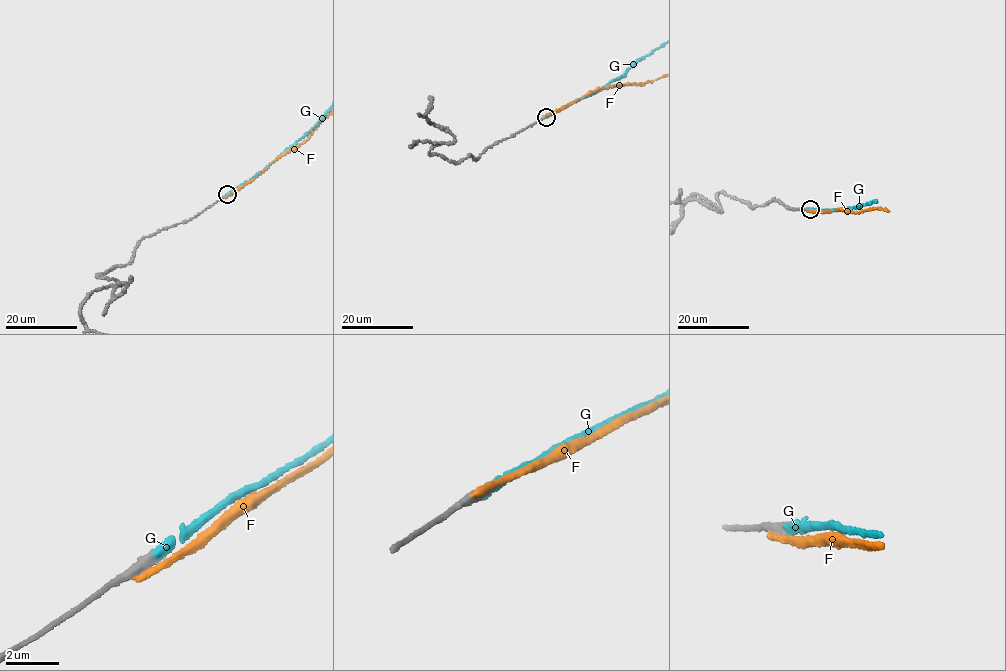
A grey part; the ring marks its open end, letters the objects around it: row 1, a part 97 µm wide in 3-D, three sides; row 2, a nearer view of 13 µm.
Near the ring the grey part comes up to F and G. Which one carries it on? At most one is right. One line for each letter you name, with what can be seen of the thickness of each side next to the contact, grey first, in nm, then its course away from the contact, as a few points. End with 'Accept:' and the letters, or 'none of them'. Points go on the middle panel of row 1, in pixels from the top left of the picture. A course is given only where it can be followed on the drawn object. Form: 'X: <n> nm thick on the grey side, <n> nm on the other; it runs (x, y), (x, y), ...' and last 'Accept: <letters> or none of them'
G: 440 nm thick on the grey side, 320 nm on the other
Accept: G

